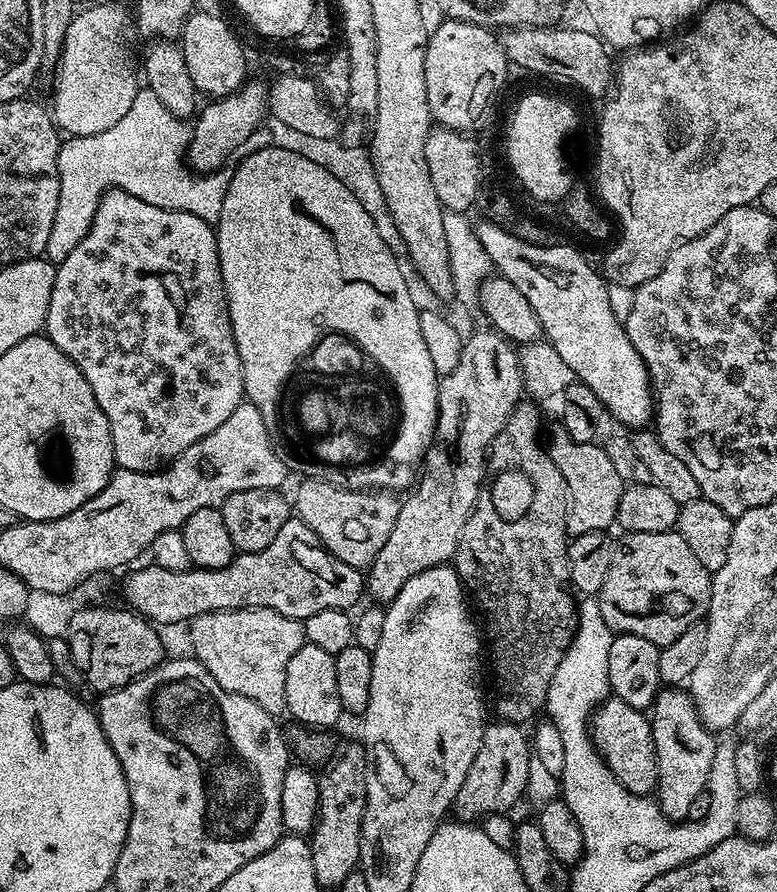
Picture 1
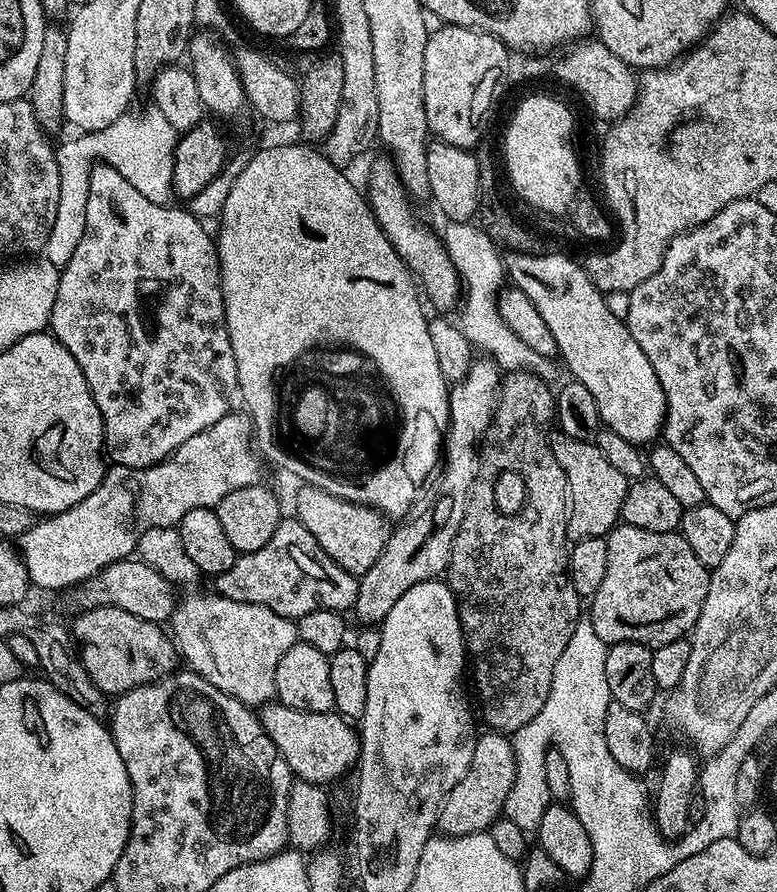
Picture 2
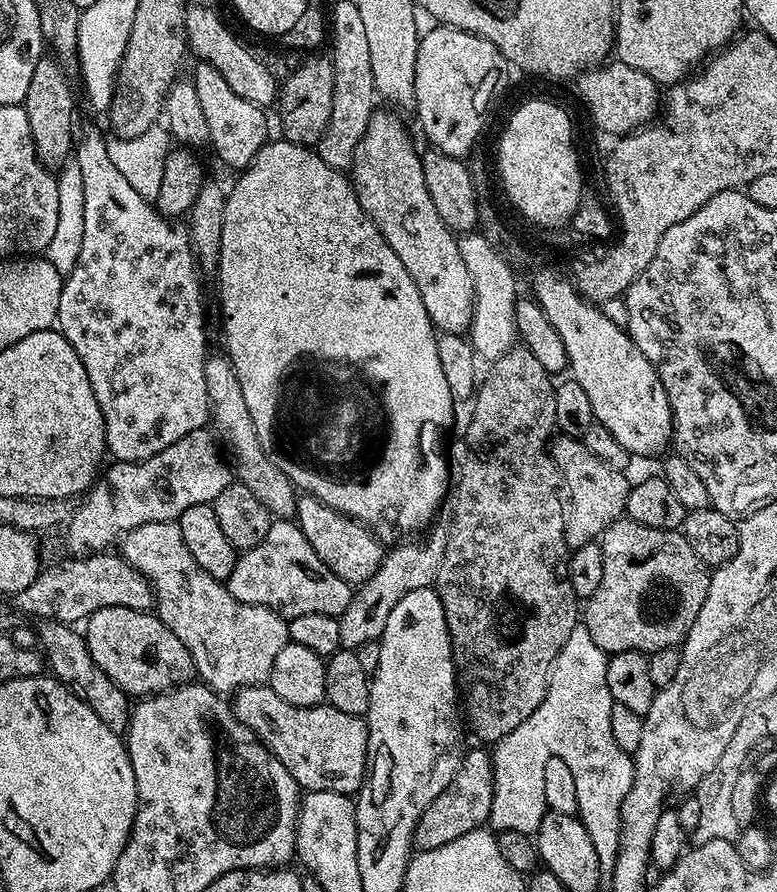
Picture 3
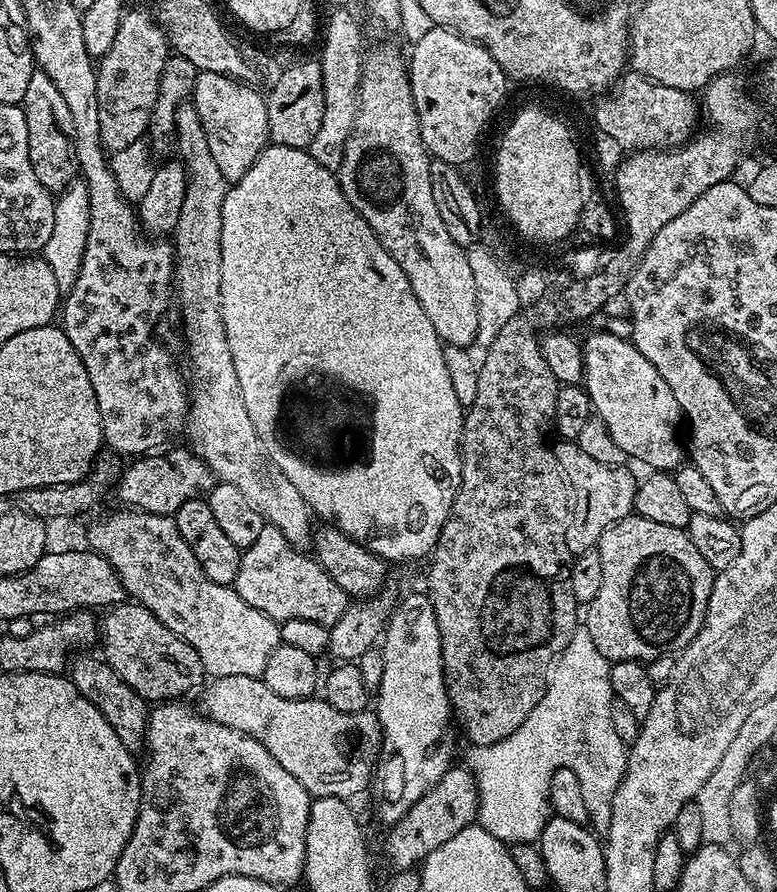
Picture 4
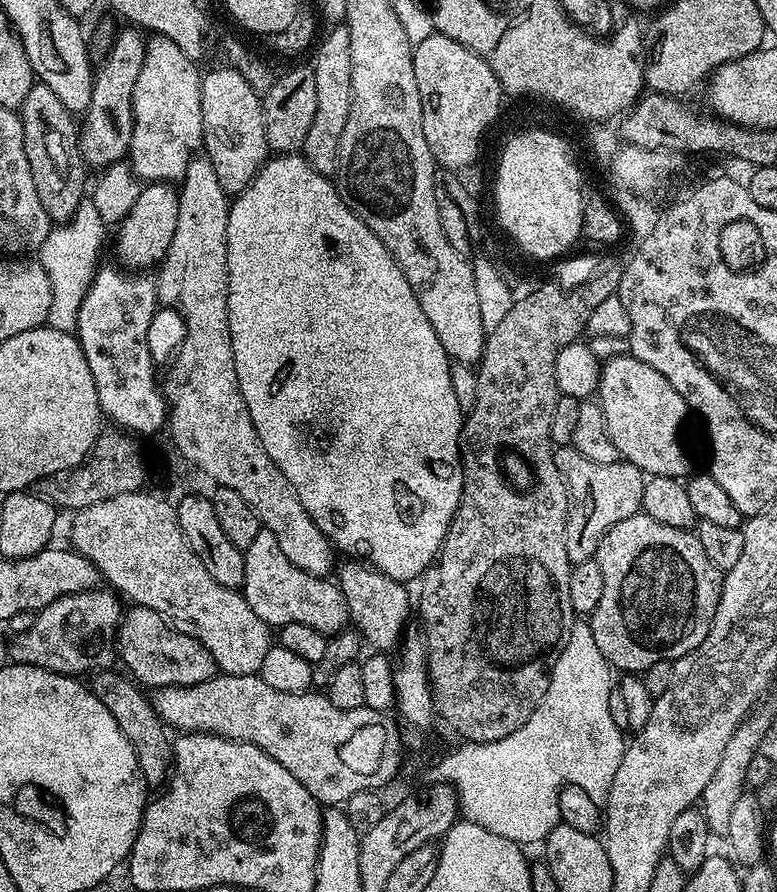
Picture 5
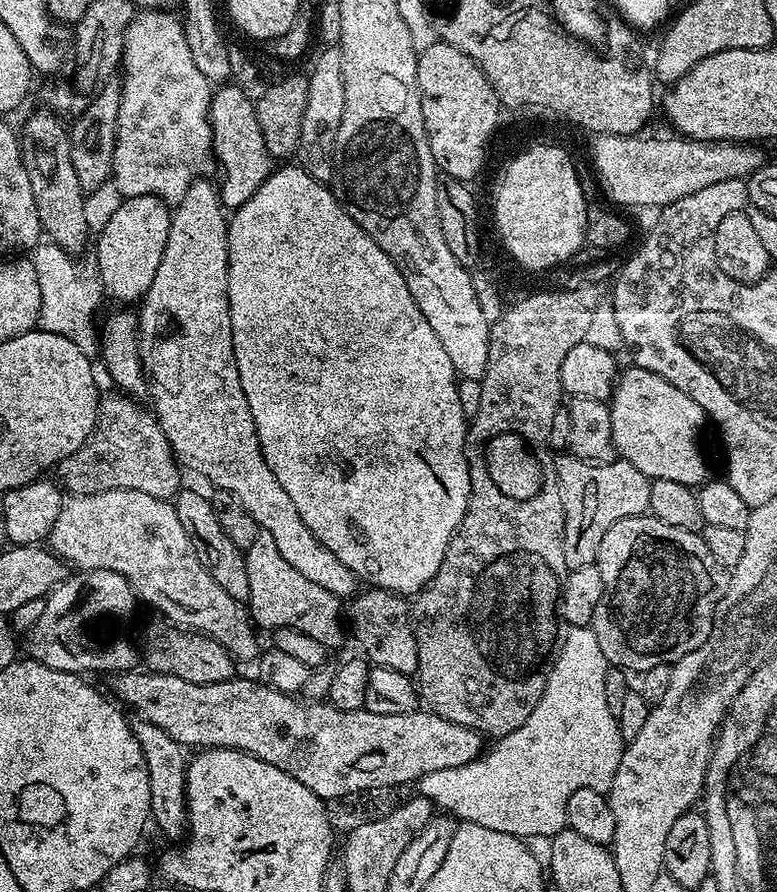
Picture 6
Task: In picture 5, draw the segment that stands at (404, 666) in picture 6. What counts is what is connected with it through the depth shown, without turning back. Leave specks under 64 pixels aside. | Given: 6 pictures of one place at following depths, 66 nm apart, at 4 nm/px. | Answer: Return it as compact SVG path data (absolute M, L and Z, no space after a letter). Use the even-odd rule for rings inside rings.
M348 558L339 565L338 583L342 594L348 600L348 618L355 631L362 637L363 643L369 649L380 654L388 654L401 643L405 635L404 623L408 620L408 611L413 611L414 604L408 601L408 592L401 581L382 574L371 564ZM345 563L345 564L344 564ZM344 564L344 565L343 565ZM356 624L356 625L355 625Z

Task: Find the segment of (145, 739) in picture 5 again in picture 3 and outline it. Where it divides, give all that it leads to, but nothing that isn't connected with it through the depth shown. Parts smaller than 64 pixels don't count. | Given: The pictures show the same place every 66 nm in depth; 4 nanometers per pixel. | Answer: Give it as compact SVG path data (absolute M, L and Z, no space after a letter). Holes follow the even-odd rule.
M42 618L37 624L38 626L35 625L34 628L37 643L51 675L61 684L65 684L76 697L84 699L110 730L116 735L123 735L128 728L130 698L99 669L98 664L90 656L83 635L71 625L63 624L59 620Z

